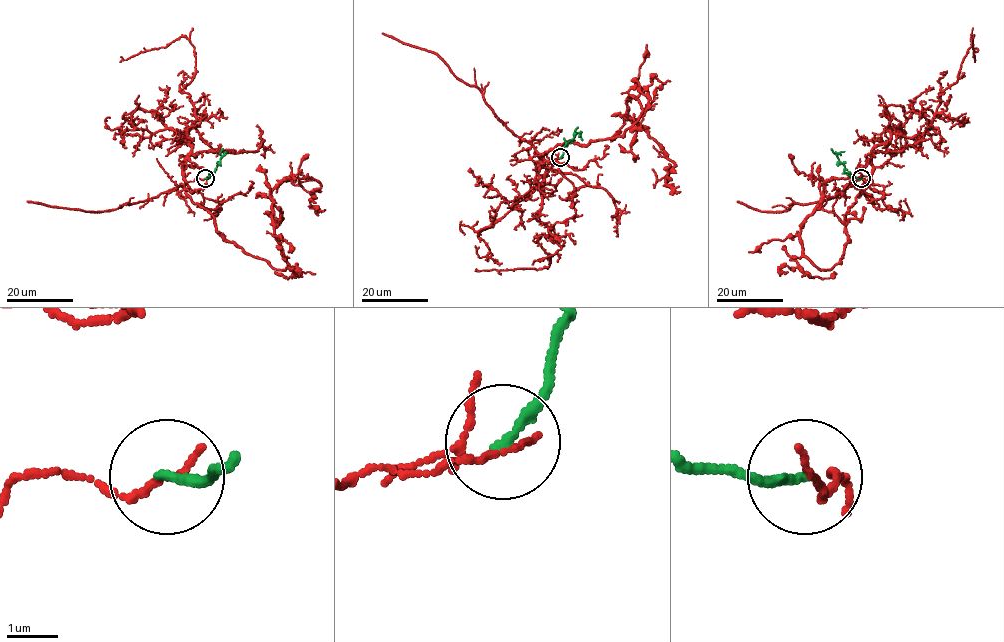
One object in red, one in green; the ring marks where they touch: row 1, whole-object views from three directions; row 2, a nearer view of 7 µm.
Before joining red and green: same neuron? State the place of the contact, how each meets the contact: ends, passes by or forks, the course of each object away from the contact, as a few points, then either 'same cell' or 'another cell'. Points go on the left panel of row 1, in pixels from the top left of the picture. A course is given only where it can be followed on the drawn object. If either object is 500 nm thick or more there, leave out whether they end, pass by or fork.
(205, 178) | red ends | green ends | red via (205, 178), (186, 193), (226, 241), (276, 269), (287, 260), (271, 191), (315, 178), (310, 206), (325, 209) | green via (205, 178), (227, 151) | another cell

